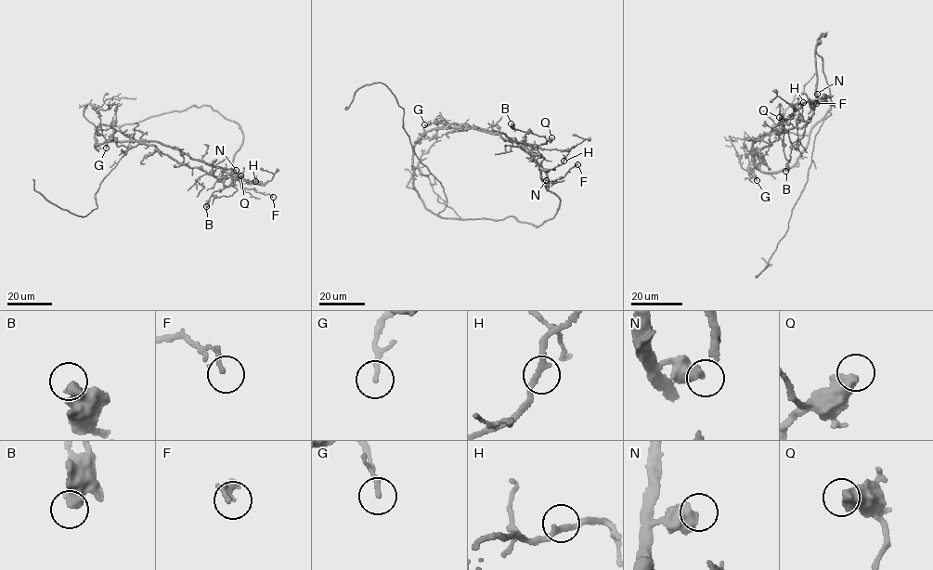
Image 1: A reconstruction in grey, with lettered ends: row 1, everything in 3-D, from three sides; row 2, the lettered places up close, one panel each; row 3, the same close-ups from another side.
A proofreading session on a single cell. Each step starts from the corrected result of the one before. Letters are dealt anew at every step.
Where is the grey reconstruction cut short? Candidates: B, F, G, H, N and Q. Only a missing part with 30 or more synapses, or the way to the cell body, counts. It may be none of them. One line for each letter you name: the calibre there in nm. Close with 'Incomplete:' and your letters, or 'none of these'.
Incomplete: none of these

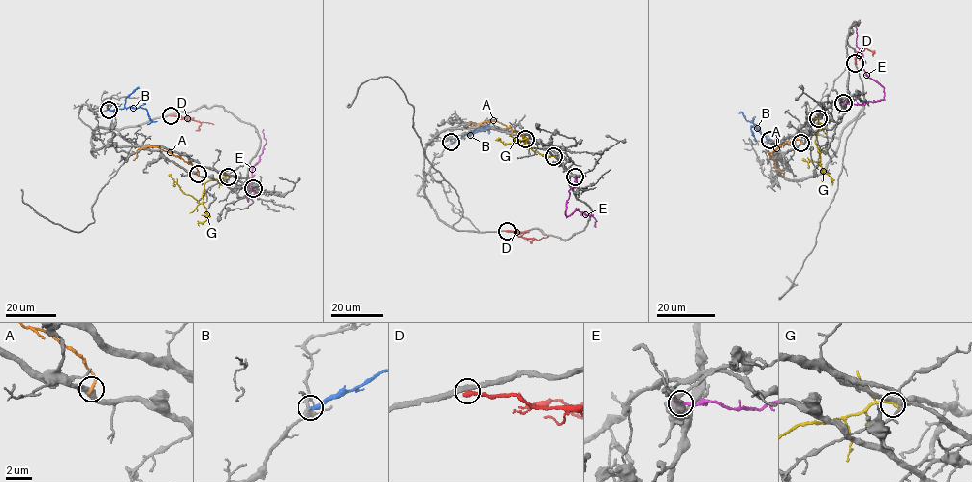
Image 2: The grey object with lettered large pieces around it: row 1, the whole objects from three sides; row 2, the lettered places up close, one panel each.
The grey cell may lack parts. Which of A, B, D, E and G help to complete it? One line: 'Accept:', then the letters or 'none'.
Accept: B

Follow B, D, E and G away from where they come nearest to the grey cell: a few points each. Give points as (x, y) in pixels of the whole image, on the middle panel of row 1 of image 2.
B: (451, 142), (482, 129), (492, 119), (487, 120)
D: (507, 231), (518, 231), (517, 235), (523, 238), (537, 240), (548, 237)
E: (576, 176), (575, 183), (569, 191), (565, 216), (576, 209), (591, 215), (596, 220), (596, 227)
G: (553, 156), (540, 154), (520, 141), (506, 144), (496, 139)

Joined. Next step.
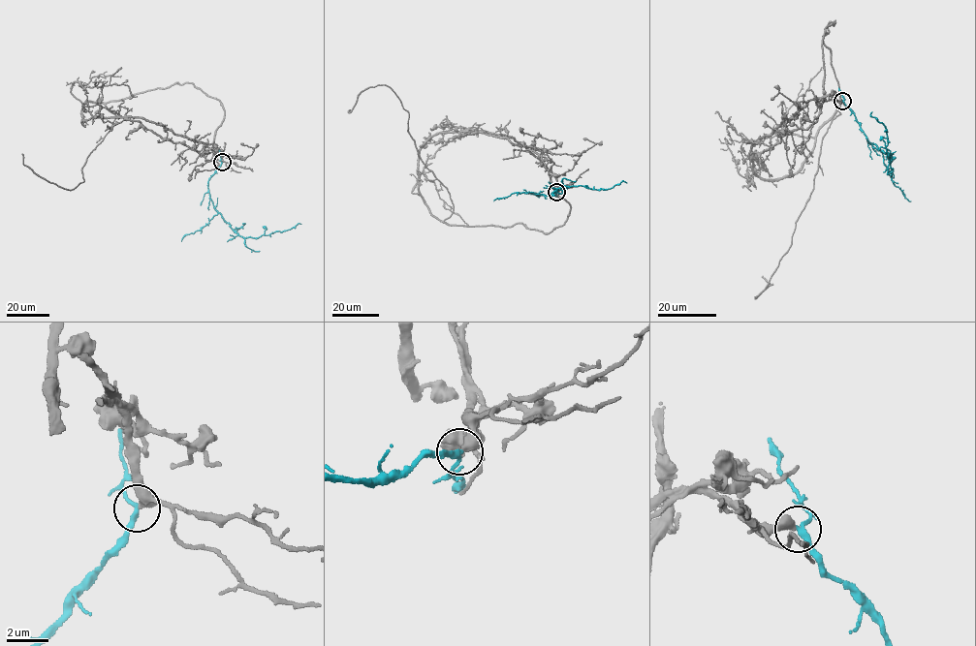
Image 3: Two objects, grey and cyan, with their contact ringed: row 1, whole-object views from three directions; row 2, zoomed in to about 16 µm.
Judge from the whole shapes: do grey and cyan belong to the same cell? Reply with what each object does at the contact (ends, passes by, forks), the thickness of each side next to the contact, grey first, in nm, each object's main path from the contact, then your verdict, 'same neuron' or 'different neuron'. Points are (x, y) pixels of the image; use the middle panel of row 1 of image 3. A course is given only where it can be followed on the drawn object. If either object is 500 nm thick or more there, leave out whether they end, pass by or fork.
grey ends | cyan passes by | 480/200 nm | grey via (556, 192), (551, 174), (571, 209), (548, 233), (448, 225), (447, 189), (393, 90), (367, 87), (349, 109) | cyan via (556, 192), (546, 196), (535, 194), (550, 196), (564, 186), (579, 185), (610, 189), (623, 181), (626, 183) | same neuron

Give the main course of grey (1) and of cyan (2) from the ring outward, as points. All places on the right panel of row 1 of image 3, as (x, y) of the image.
1: (842, 101), (819, 107), (831, 22), (839, 115), (755, 298), (772, 284), (762, 276)
2: (842, 101), (854, 114), (867, 141), (891, 155), (890, 162), (884, 125), (870, 115), (872, 111)

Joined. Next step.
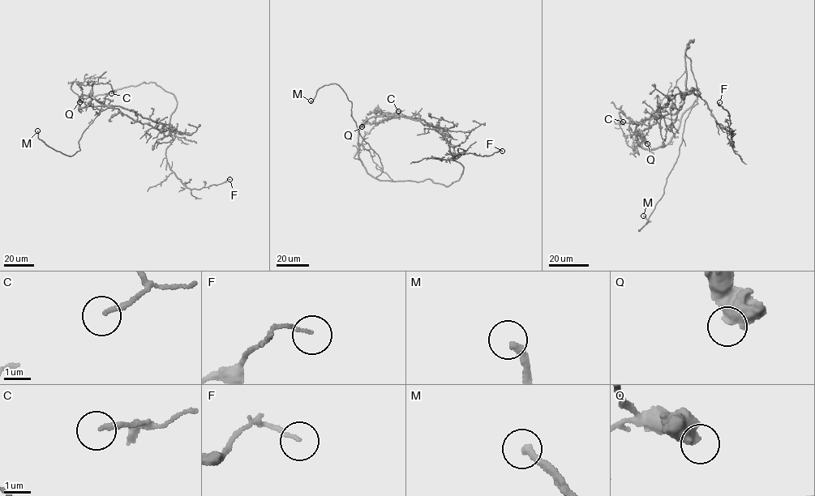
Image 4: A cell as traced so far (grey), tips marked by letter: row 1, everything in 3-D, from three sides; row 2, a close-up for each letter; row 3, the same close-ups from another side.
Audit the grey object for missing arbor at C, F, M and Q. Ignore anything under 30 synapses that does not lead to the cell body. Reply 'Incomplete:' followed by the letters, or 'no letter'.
Incomplete: M

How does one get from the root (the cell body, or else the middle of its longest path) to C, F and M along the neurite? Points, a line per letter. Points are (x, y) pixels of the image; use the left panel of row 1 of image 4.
C: (140, 83), (105, 94), (79, 96), (70, 85), (73, 81), (84, 85), (107, 83), (113, 91), (111, 93)
F: (140, 83), (155, 83), (175, 99), (169, 130), (176, 136), (166, 158), (182, 184), (200, 189), (229, 179)
M: (140, 83), (95, 96), (102, 107), (82, 134), (79, 150), (75, 154), (53, 150), (40, 139), (37, 130)

